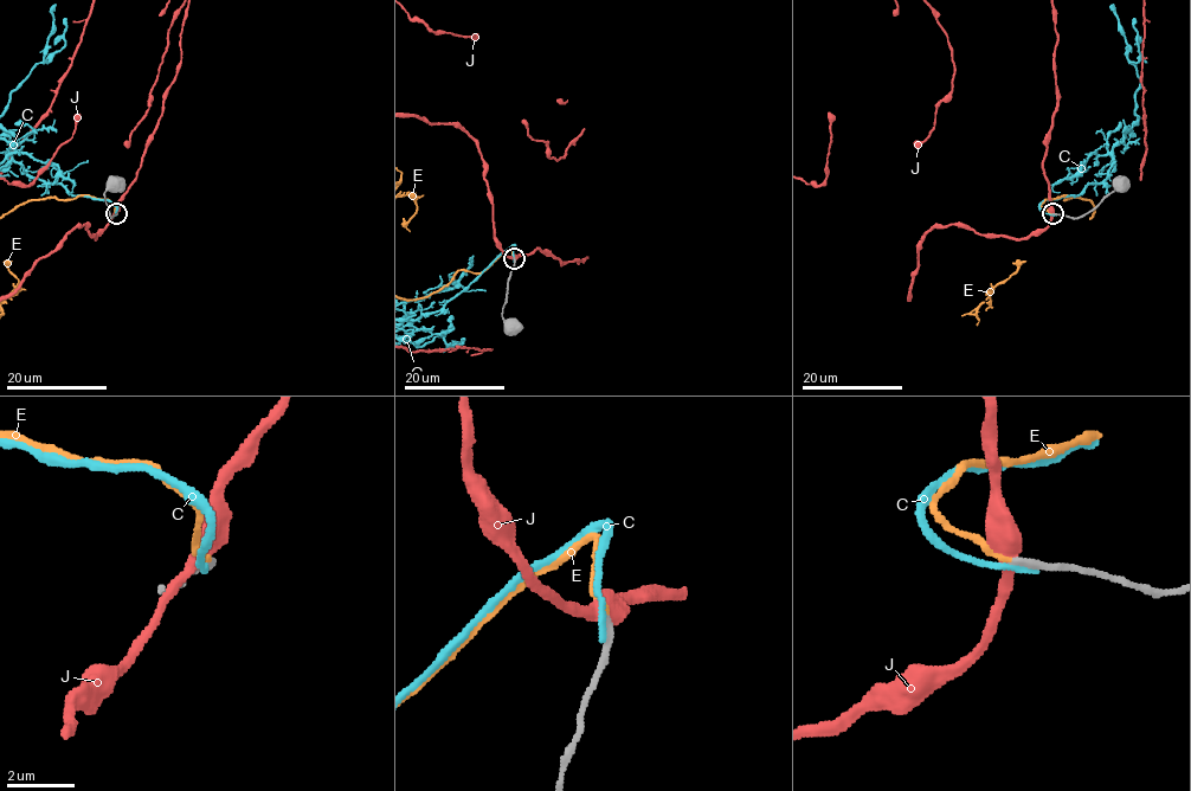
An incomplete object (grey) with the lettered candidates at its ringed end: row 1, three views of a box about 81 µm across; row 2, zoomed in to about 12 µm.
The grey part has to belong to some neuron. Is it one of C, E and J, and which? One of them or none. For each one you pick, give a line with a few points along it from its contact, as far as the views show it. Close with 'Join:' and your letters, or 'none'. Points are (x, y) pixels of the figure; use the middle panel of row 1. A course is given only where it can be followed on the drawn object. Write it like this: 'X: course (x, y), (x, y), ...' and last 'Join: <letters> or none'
Join: E

